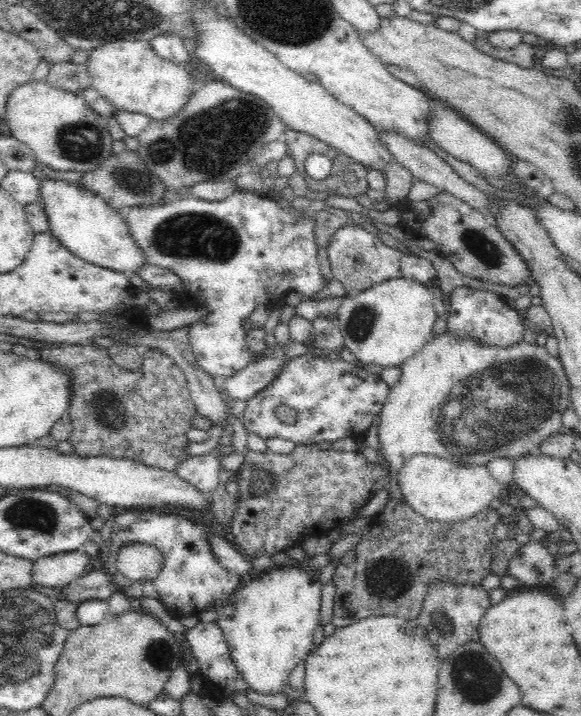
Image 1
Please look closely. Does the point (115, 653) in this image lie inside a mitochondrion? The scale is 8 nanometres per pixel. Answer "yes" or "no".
no

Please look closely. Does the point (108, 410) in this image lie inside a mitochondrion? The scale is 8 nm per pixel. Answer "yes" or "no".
yes

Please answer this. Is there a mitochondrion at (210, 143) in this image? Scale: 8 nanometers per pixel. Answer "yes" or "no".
yes

